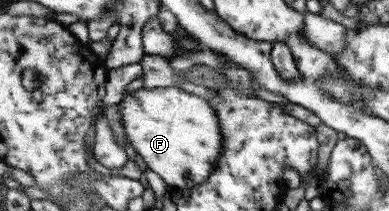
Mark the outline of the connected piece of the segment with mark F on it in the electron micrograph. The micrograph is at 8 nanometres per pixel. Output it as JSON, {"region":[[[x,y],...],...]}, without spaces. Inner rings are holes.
{"region":[[[176,86],[142,88],[128,94],[118,105],[122,107],[124,131],[136,154],[167,184],[175,188],[194,188],[204,184],[226,148],[220,117],[212,103]]]}

